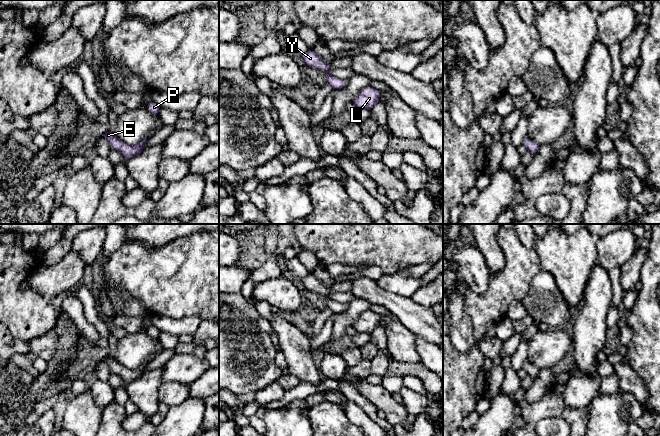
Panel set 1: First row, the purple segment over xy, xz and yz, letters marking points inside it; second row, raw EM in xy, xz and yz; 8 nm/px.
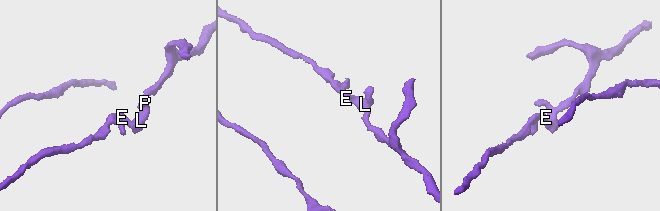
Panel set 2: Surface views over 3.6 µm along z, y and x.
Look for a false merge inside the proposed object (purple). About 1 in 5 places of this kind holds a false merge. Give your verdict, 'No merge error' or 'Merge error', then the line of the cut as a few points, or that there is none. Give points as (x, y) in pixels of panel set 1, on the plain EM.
No merge error. No split

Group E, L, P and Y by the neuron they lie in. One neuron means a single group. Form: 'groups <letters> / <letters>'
groups E L P Y

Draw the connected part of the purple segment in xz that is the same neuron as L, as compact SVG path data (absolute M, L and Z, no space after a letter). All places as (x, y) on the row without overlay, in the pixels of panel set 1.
M366 310L354 321L352 327L358 333L371 333L380 325L380 315Z

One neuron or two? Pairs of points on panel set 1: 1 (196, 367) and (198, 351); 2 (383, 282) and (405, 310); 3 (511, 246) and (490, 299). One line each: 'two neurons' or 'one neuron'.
1: two neurons
2: two neurons
3: one neuron

